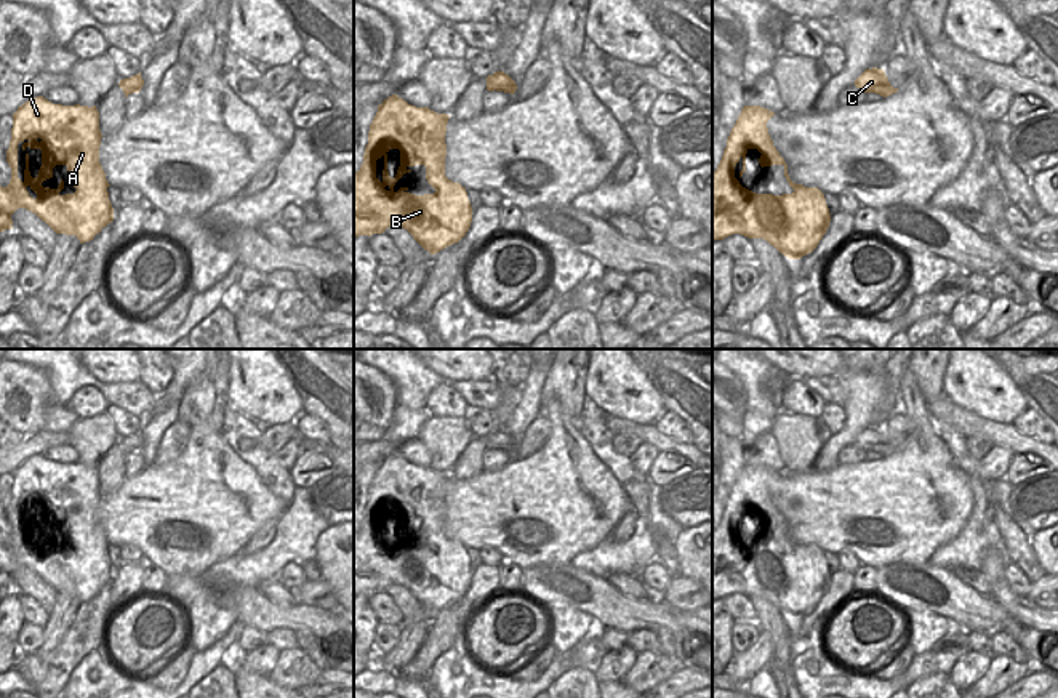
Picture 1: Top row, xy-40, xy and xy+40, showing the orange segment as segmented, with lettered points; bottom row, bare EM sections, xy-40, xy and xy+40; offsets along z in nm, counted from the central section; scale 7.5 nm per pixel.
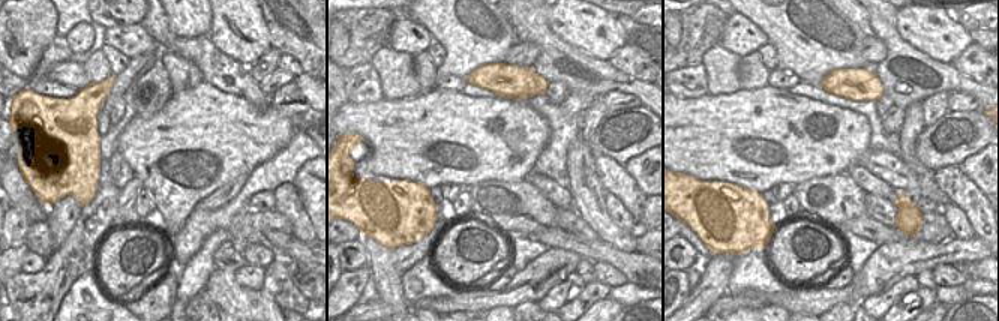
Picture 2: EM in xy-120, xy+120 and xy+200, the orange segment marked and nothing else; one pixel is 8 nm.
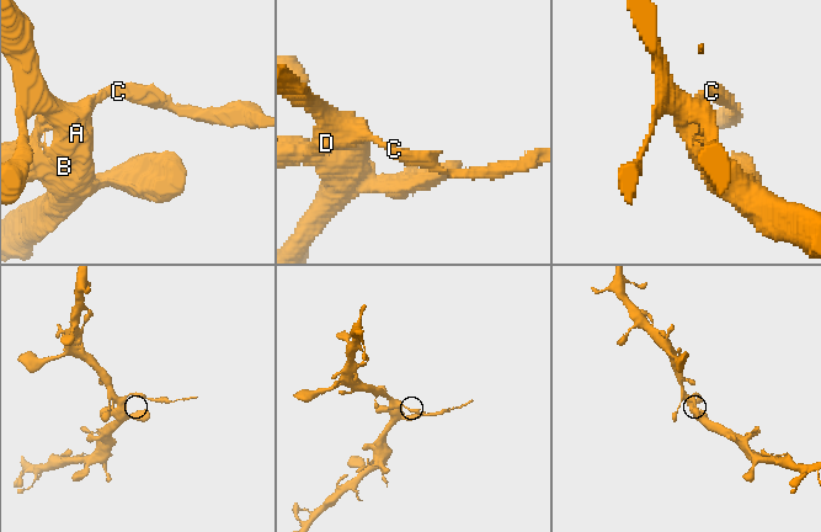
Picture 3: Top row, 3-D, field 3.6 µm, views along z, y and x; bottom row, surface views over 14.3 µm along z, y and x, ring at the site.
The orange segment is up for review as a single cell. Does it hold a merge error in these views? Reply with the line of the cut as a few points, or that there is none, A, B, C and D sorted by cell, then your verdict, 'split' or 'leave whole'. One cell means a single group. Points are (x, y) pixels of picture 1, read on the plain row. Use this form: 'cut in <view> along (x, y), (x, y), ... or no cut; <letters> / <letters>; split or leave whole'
cut in xy-40 along (133, 434), (138, 439), (138, 450); A B D / C; split

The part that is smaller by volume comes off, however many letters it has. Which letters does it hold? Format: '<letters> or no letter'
C

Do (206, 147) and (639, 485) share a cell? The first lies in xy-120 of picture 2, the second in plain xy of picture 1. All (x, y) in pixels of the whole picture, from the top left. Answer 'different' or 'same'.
different

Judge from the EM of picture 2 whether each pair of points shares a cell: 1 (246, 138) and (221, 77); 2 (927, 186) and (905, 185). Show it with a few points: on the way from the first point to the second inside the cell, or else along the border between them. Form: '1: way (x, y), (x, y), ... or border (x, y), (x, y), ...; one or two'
1: border (203, 80), (225, 92), (243, 96), (258, 108); two
2: way (921, 186), (911, 185); one

